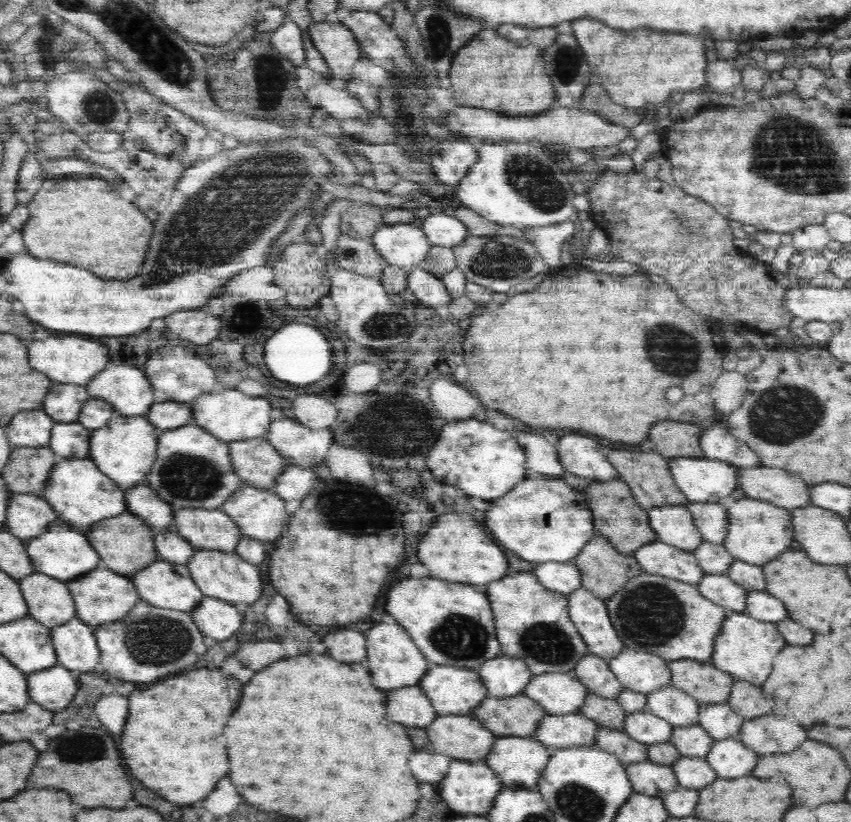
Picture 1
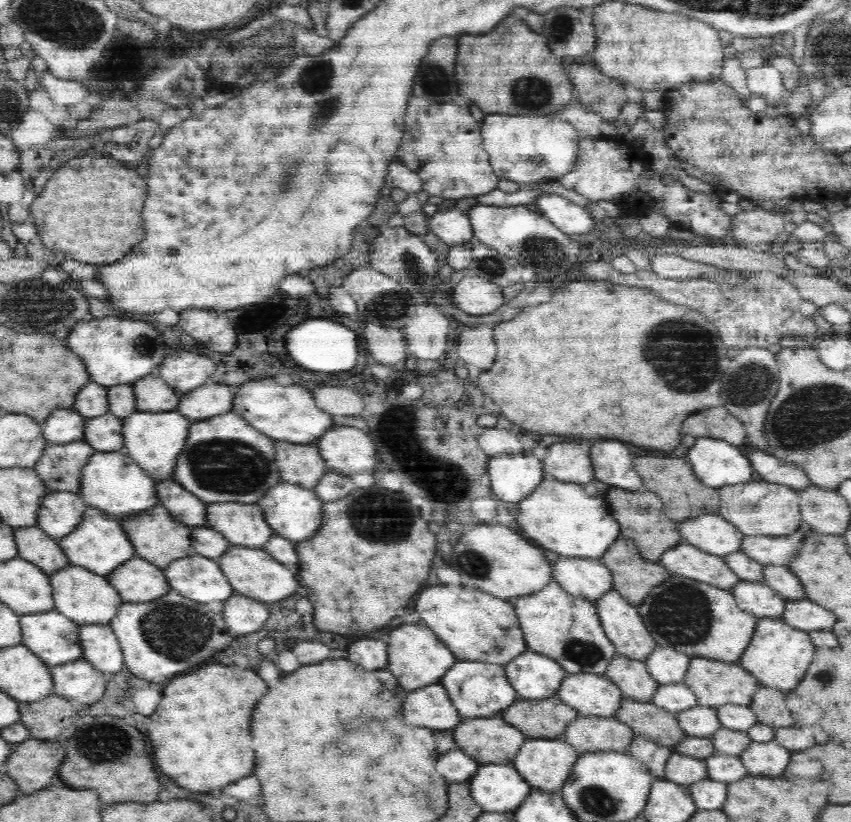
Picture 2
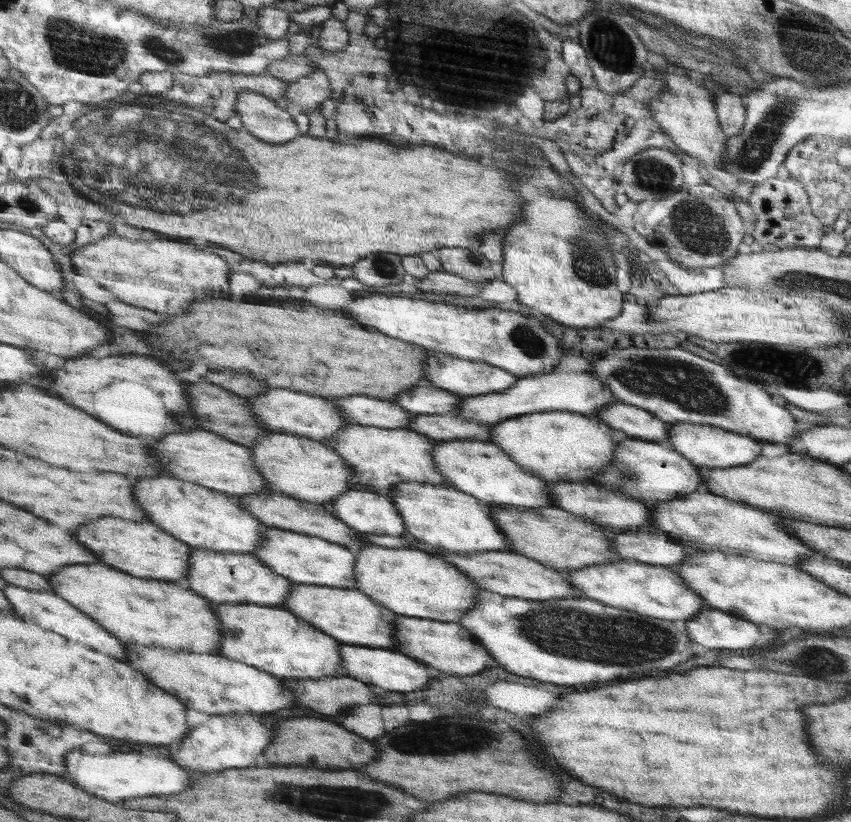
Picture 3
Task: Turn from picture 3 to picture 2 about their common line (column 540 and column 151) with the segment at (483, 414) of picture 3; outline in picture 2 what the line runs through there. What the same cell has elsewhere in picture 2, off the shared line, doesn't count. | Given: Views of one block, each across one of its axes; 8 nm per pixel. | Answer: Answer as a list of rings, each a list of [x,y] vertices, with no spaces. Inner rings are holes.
[[[143,376],[131,383],[138,411],[162,412],[179,406],[183,393],[169,387],[158,376]]]

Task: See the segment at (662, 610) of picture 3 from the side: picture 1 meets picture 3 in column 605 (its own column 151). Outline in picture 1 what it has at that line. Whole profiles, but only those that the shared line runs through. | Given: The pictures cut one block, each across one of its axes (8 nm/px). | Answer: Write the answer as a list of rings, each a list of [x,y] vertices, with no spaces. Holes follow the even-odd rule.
[[[158,560],[131,575],[140,599],[160,608],[191,612],[205,596],[186,563]]]

